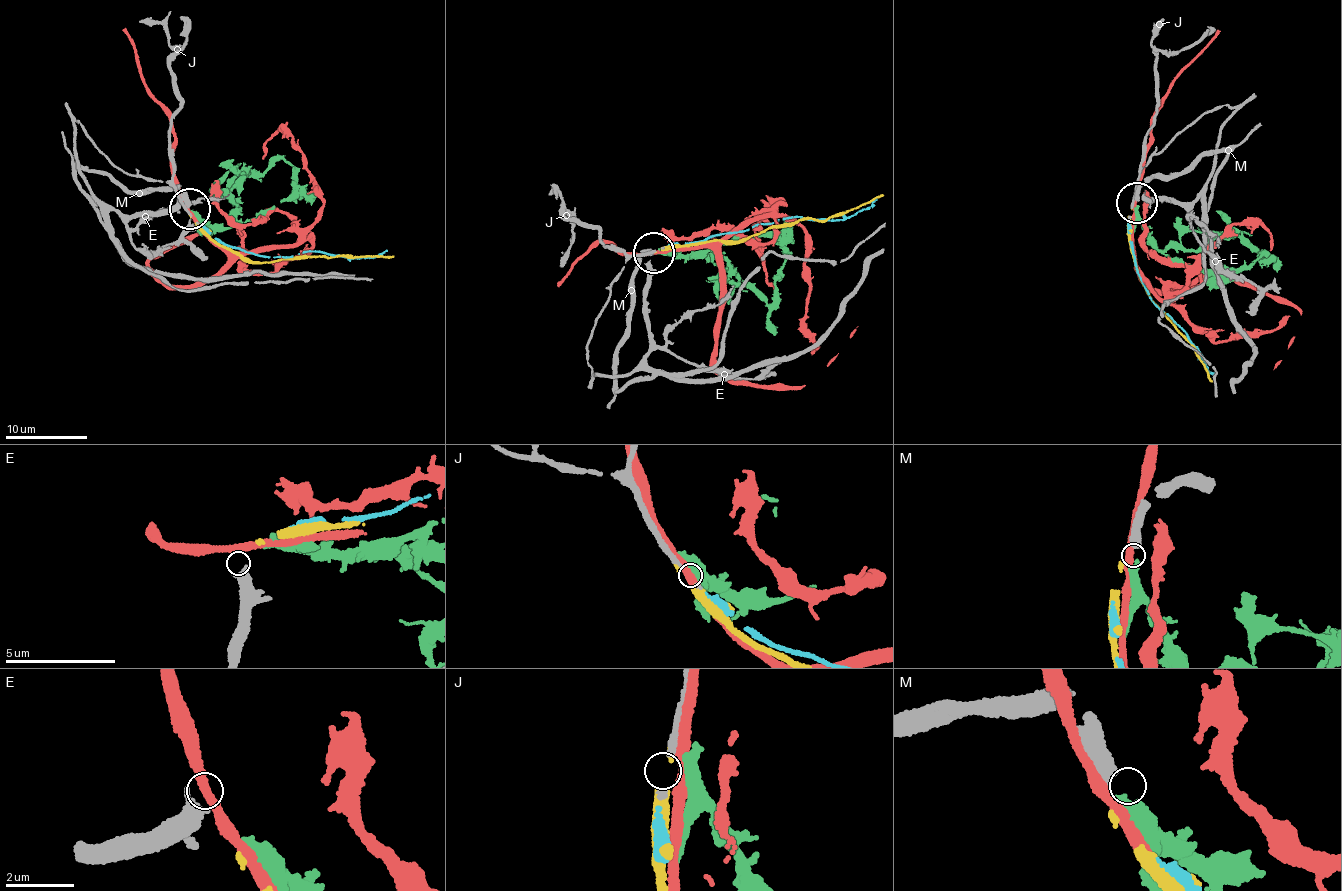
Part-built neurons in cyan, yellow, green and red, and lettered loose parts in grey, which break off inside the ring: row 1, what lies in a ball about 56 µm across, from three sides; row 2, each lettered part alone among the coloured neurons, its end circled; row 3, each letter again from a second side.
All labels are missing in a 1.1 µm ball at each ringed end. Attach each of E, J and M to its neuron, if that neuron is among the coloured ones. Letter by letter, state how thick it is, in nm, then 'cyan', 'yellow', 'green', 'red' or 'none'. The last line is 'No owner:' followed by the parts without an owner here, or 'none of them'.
E: calibre 400 nm; none
J: calibre 120 nm; yellow
M: calibre 440 nm; green
No owner: E

